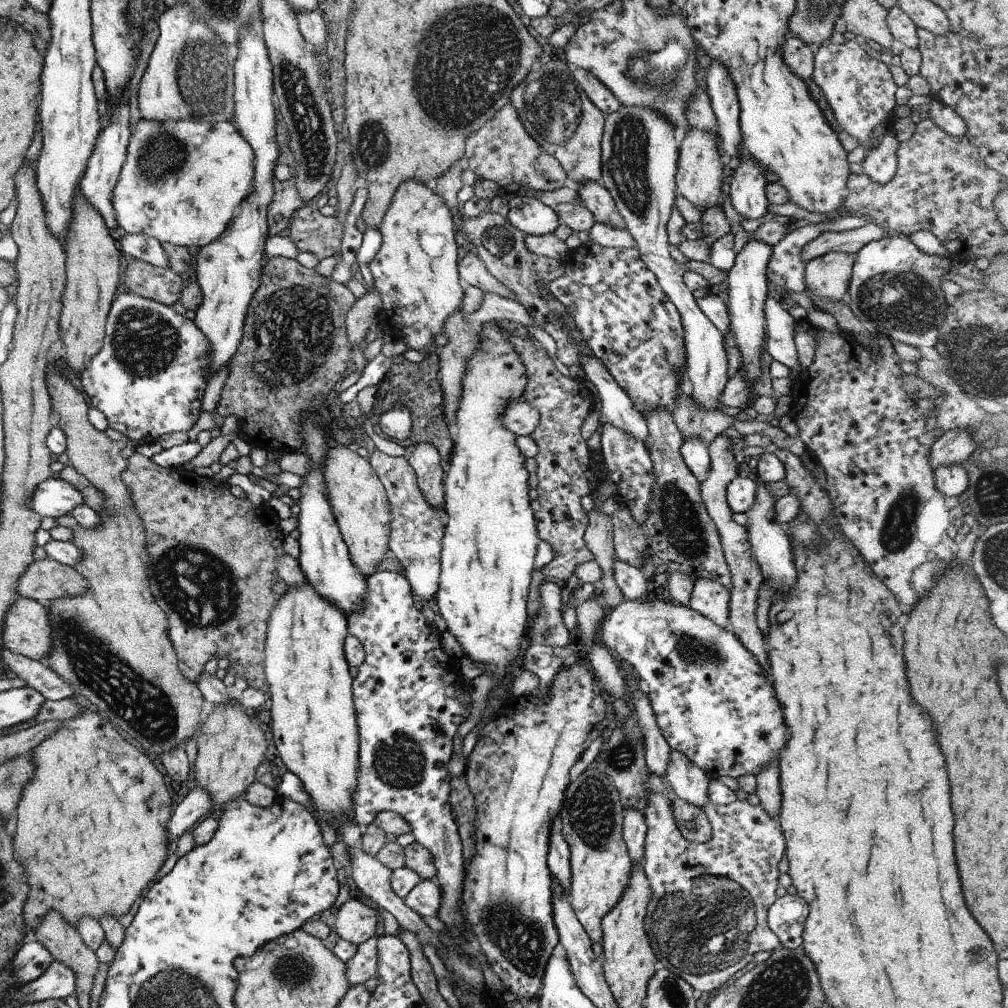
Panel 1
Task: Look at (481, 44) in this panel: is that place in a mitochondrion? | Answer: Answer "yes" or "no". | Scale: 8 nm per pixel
yes

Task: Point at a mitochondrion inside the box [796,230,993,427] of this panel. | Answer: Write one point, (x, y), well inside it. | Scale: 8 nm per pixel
(902, 300)

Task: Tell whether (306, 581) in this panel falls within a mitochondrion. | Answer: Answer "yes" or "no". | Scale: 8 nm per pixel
no

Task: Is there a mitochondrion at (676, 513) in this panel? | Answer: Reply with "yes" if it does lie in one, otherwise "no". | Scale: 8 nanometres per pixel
yes

